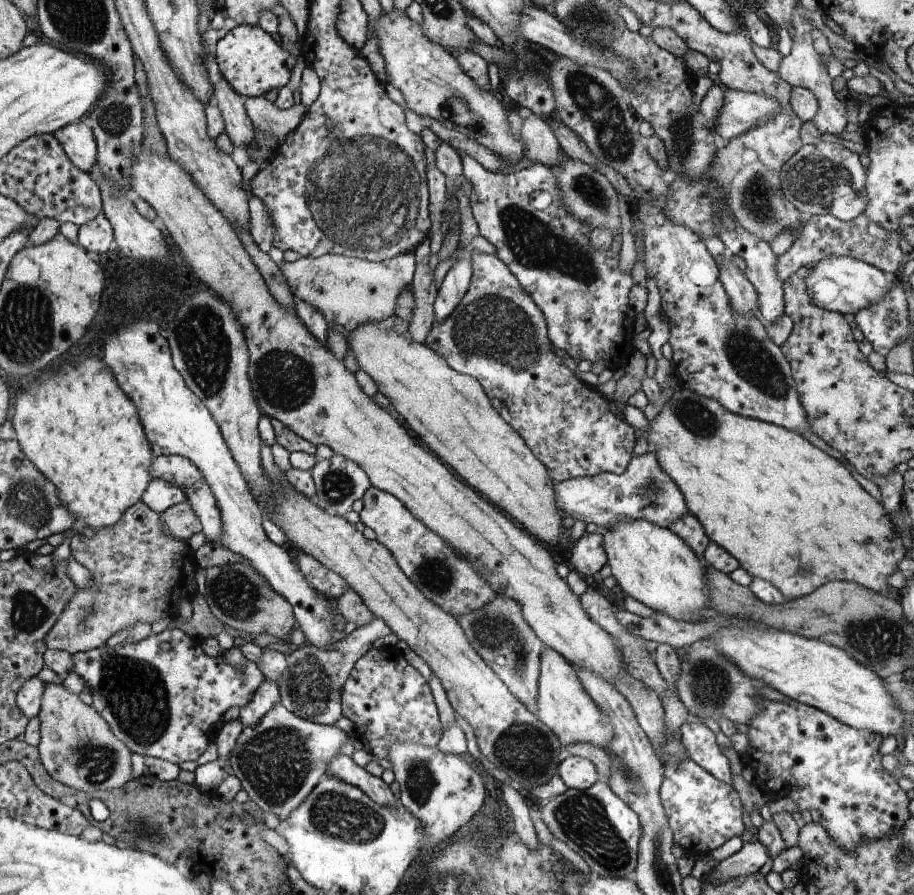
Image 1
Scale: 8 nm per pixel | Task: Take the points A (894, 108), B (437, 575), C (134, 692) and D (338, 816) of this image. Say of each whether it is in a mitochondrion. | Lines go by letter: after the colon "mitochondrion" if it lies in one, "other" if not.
A: other
B: mitochondrion
C: mitochondrion
D: mitochondrion

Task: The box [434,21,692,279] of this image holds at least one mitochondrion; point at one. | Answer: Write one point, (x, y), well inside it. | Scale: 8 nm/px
(599, 107)

